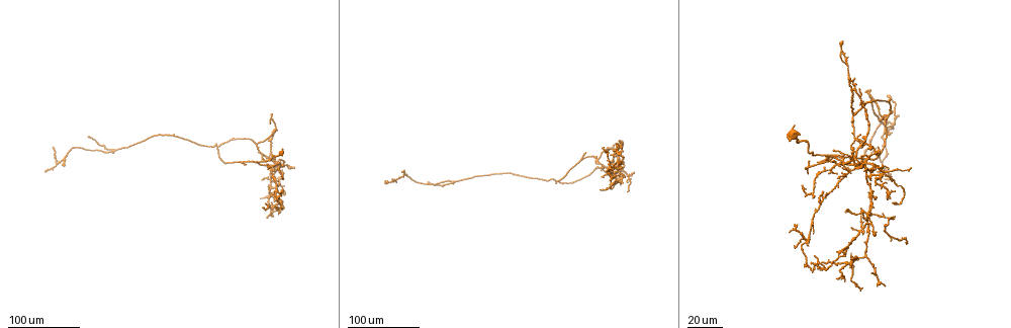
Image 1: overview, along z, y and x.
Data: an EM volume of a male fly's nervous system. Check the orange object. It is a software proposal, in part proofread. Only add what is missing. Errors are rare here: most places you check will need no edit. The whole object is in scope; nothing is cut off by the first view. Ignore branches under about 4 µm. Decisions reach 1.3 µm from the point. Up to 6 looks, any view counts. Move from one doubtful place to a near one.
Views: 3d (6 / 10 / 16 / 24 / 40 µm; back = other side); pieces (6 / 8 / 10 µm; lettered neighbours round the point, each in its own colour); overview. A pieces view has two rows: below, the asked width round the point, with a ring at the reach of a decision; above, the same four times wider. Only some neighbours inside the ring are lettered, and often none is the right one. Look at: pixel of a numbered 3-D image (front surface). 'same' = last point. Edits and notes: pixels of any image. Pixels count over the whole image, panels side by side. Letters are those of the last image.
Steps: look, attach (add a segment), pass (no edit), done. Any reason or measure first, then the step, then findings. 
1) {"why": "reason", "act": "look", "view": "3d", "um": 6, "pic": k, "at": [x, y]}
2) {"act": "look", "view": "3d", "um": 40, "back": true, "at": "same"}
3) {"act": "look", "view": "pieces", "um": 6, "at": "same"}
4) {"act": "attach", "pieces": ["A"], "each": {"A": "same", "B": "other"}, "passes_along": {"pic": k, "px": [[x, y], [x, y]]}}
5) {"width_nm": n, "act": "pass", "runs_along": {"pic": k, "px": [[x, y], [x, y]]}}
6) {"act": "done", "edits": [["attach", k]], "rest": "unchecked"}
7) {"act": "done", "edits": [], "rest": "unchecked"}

{"why": "branch stops here", "act": "look", "view": "3d", "um": 24, "pic": 1, "at": [891, 98]}

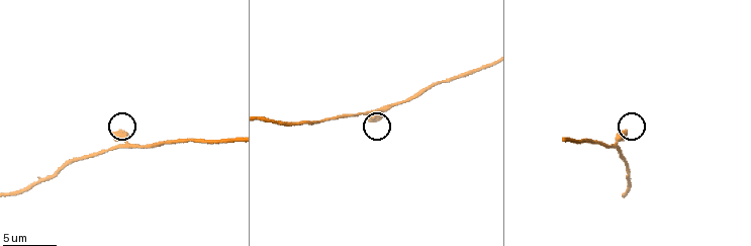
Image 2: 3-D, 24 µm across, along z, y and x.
{"act": "look", "view": "pieces", "um": 6, "pic": 2, "at": [369, 119]}

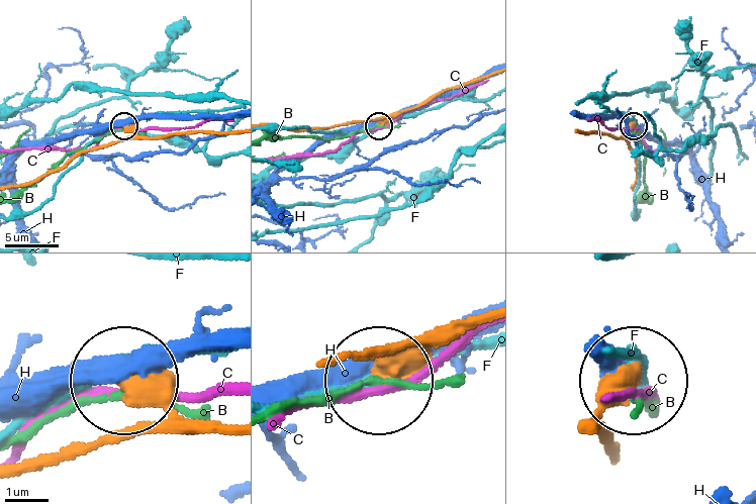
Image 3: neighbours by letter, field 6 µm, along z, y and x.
{"width_nm": 490, "act": "pass", "each": {"B": "other", "C": "other", "F": "other", "H": "other"}, "runs_along": {"pic": 3, "px": [[15, 187], [129, 138], [125, 126]]}, "found": "none of them fits"}

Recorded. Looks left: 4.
{"why": "tapers out", "act": "look", "view": "3d", "um": 40, "pic": 1, "at": [854, 164]}

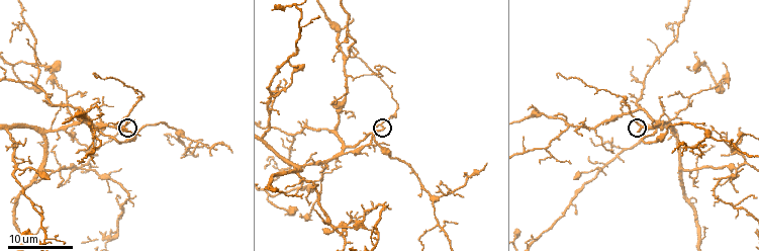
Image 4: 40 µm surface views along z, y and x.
{"act": "look", "view": "pieces", "um": 8, "pic": 4, "at": [636, 131]}

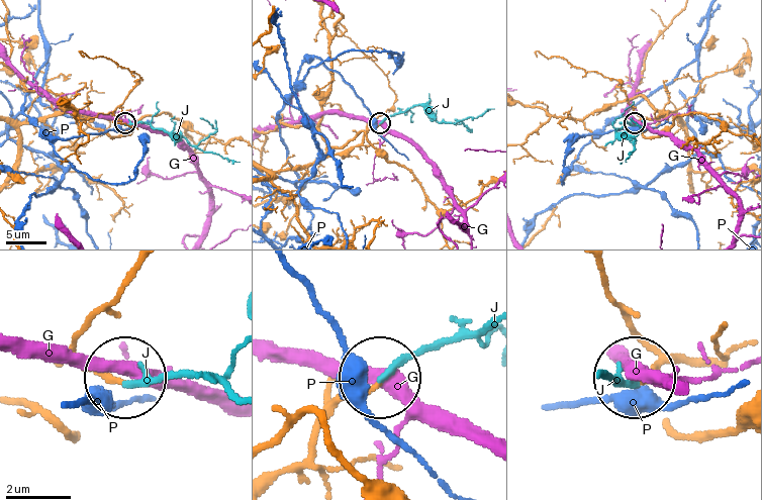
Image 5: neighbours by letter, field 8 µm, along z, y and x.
{"width_nm": 160, "act": "attach", "pieces": ["J"], "each": {"G": "other", "J": "same", "P": "other"}, "passes_along": {"pic": 5, "px": [[677, 360], [637, 384], [604, 376]]}, "found": "it goes on there"}

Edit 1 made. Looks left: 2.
{"act": "done", "edits": [["attach", 5]], "rest": "unchecked"}

